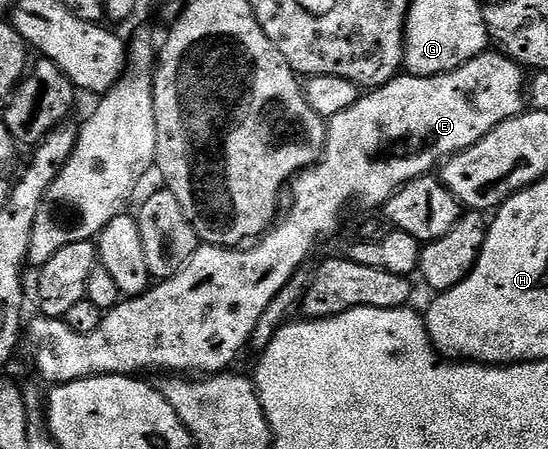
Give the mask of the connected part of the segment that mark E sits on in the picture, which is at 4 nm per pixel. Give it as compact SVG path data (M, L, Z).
M486 53L484 55L480 55L479 57L475 57L471 61L467 61L463 66L461 66L459 69L455 69L454 71L448 71L447 73L443 73L442 75L432 75L431 77L419 77L418 75L410 75L408 73L401 73L398 74L390 83L385 83L381 87L375 87L369 90L366 90L364 94L362 94L360 97L357 98L355 101L355 105L351 105L351 109L343 109L343 113L335 113L332 115L331 118L327 121L327 126L325 129L325 152L321 154L321 159L318 163L316 163L315 166L309 167L306 169L306 171L301 172L300 175L296 176L292 180L291 183L291 191L293 187L293 200L289 203L289 212L282 214L280 218L278 218L277 222L273 224L272 227L269 228L268 231L265 232L264 235L261 236L260 239L256 240L255 245L245 245L242 246L240 249L235 247L210 247L208 245L201 245L198 246L197 252L193 254L191 257L191 261L187 261L187 265L183 265L183 269L179 273L175 273L175 277L171 277L170 279L163 279L160 280L156 285L150 286L149 290L144 291L141 295L135 295L129 298L126 298L124 301L117 304L116 307L113 307L110 309L110 311L104 312L101 316L101 324L99 325L99 329L95 329L91 333L87 333L84 335L83 333L75 333L75 329L71 329L68 325L66 325L64 319L46 319L44 317L37 317L37 320L34 321L33 324L28 327L27 330L24 332L23 335L23 347L25 343L25 347L27 350L29 350L29 359L31 362L33 362L33 367L35 370L38 371L39 374L42 375L43 378L46 379L47 382L49 382L49 385L60 385L62 383L70 383L71 381L75 381L76 379L89 379L93 375L131 375L136 376L138 373L145 373L141 371L165 371L161 373L200 373L202 376L206 375L215 375L218 373L225 373L230 370L229 367L232 365L233 362L237 359L237 354L240 353L241 350L244 349L244 347L247 347L247 344L252 340L253 337L253 330L255 329L255 325L259 325L259 317L263 317L263 309L267 309L267 305L271 305L271 301L274 299L274 297L277 296L279 293L279 289L283 289L283 285L287 285L287 281L291 281L294 277L294 275L298 274L302 270L301 267L304 265L305 262L308 261L309 258L313 255L313 250L316 249L317 246L320 245L321 242L324 241L324 239L329 239L332 237L333 234L336 233L337 230L341 227L341 214L345 211L345 206L348 205L348 203L357 202L359 206L361 207L377 207L377 209L384 208L385 204L388 203L391 196L393 196L397 190L400 189L403 185L407 185L411 181L415 181L419 177L423 177L424 175L430 174L438 165L444 164L445 160L452 157L452 155L457 155L461 151L467 150L471 145L475 145L480 139L483 137L487 137L487 133L491 133L491 129L495 129L499 126L500 123L503 121L507 121L511 117L515 117L516 115L520 115L522 111L526 110L527 107L527 75L526 72L523 70L521 64L514 61L514 59L509 59L506 57L506 55L502 55L500 53Z

